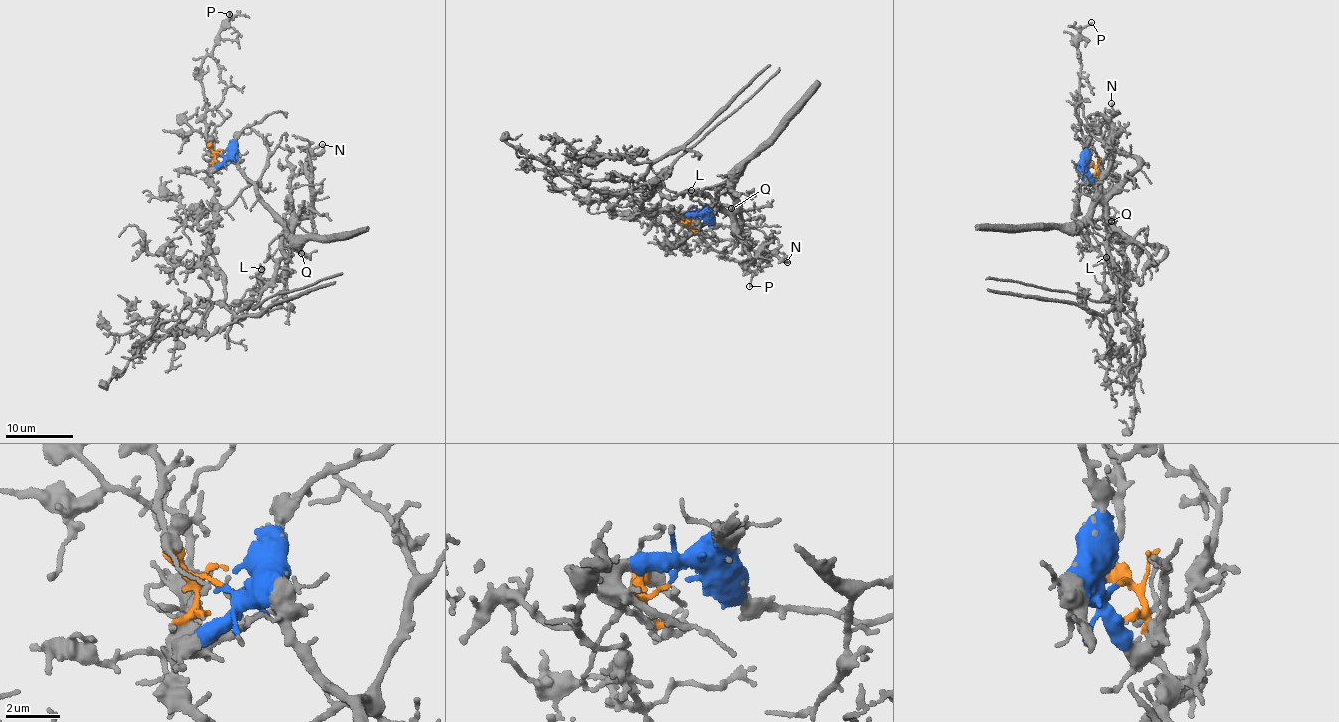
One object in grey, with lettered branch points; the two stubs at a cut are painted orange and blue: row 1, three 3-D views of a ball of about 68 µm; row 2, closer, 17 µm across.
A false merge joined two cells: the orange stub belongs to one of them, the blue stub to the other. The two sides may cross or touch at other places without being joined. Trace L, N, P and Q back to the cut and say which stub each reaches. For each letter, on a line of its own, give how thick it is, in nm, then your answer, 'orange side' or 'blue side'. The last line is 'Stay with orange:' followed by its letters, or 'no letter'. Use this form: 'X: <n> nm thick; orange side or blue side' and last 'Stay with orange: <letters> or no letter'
L: 200 nm thick; blue side
N: 170 nm thick; blue side
P: 110 nm thick; orange side
Q: 200 nm thick; blue side
Stay with orange: P

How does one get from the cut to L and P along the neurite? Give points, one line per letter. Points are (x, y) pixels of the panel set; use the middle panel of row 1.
L: (696, 219), (728, 178), (736, 199), (727, 210), (691, 189)
P: (696, 219), (687, 222), (688, 227), (695, 235), (700, 232), (712, 248), (752, 274), (750, 286)

